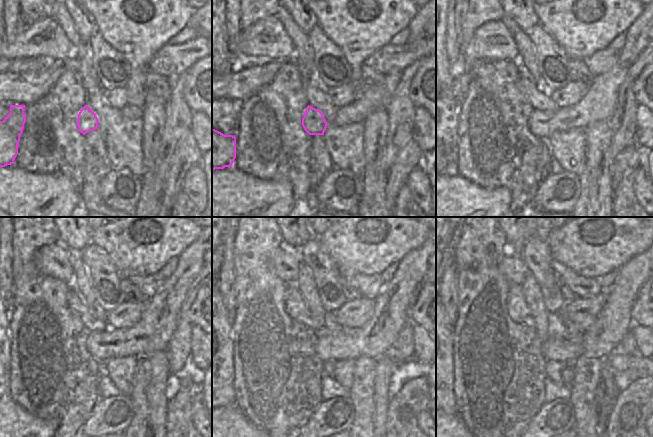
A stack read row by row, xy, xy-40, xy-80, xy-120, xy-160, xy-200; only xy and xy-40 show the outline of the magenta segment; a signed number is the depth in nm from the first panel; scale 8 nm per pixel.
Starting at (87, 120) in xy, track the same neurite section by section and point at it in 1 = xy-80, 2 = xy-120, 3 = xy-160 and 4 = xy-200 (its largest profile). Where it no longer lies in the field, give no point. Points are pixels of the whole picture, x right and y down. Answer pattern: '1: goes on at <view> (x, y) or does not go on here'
1: goes on at xy-80 (540, 123)
2: goes on at xy-120 (95, 344)
3: goes on at xy-160 (322, 343)
4: goes on at xy-200 (547, 352)

